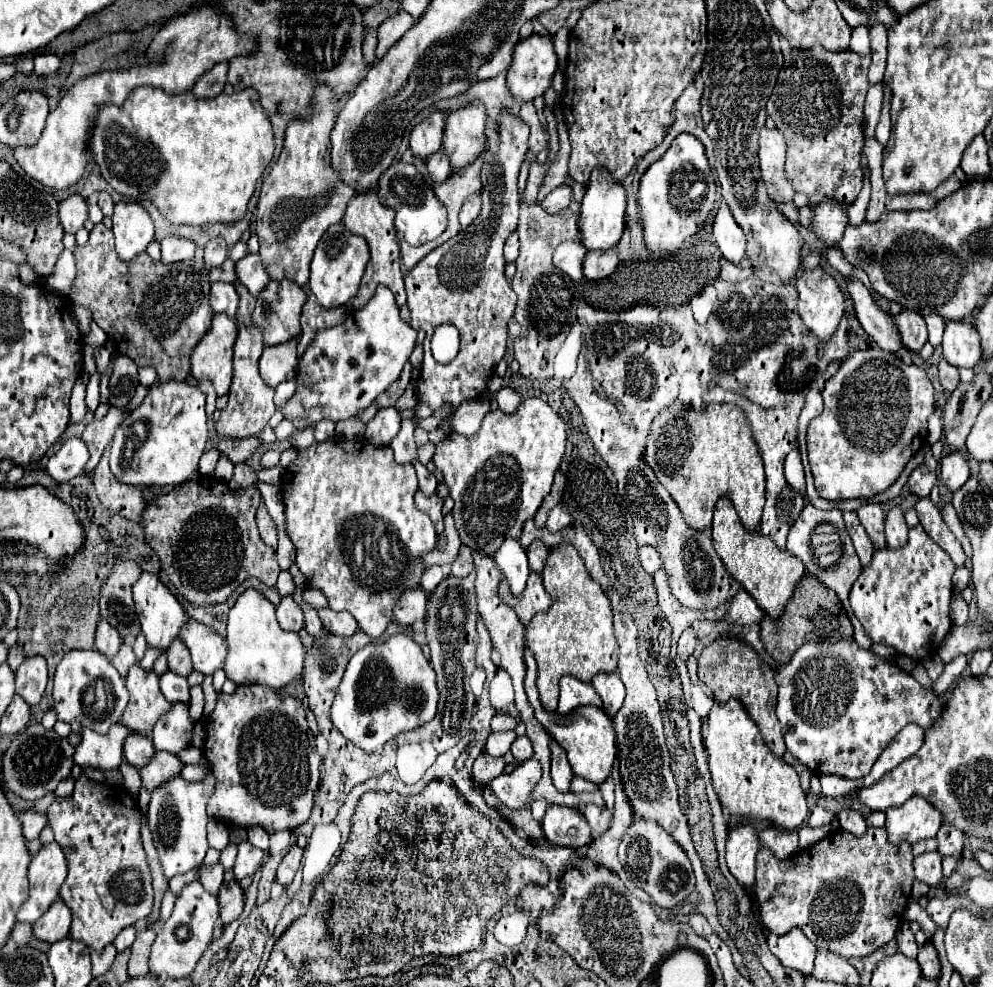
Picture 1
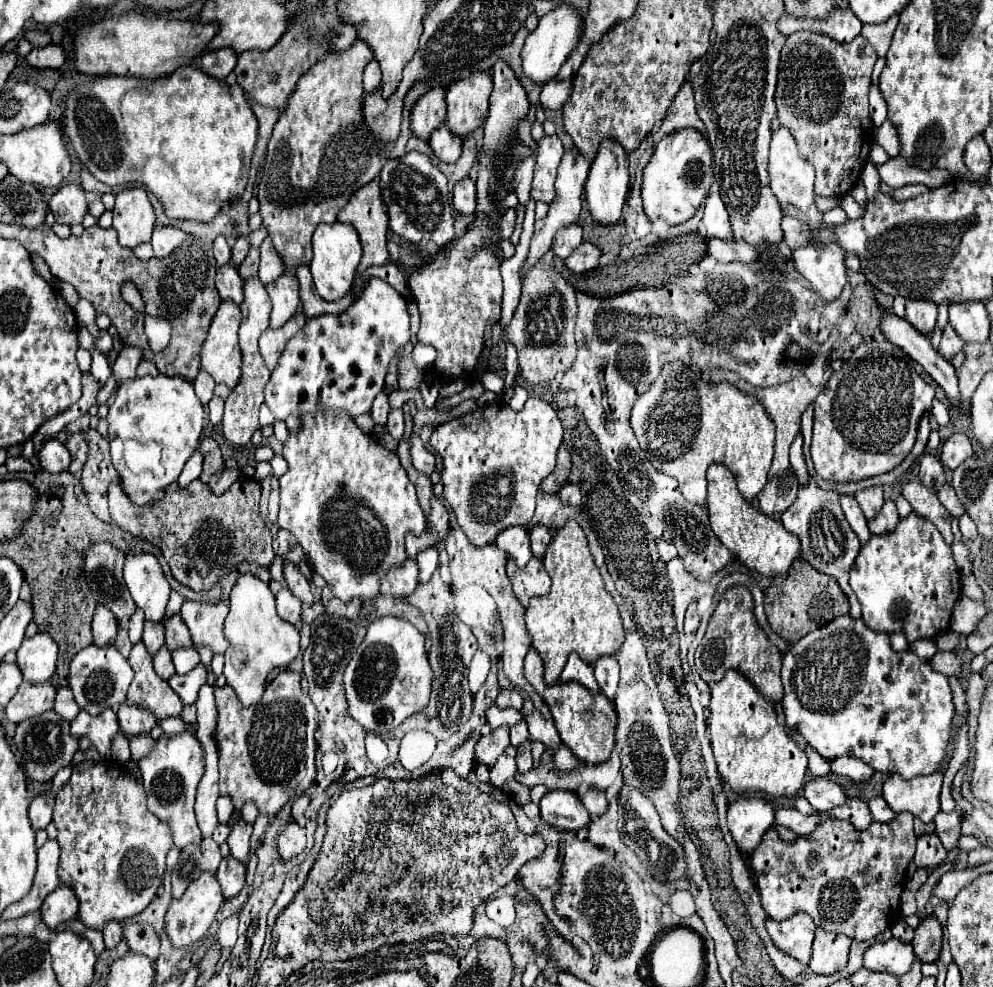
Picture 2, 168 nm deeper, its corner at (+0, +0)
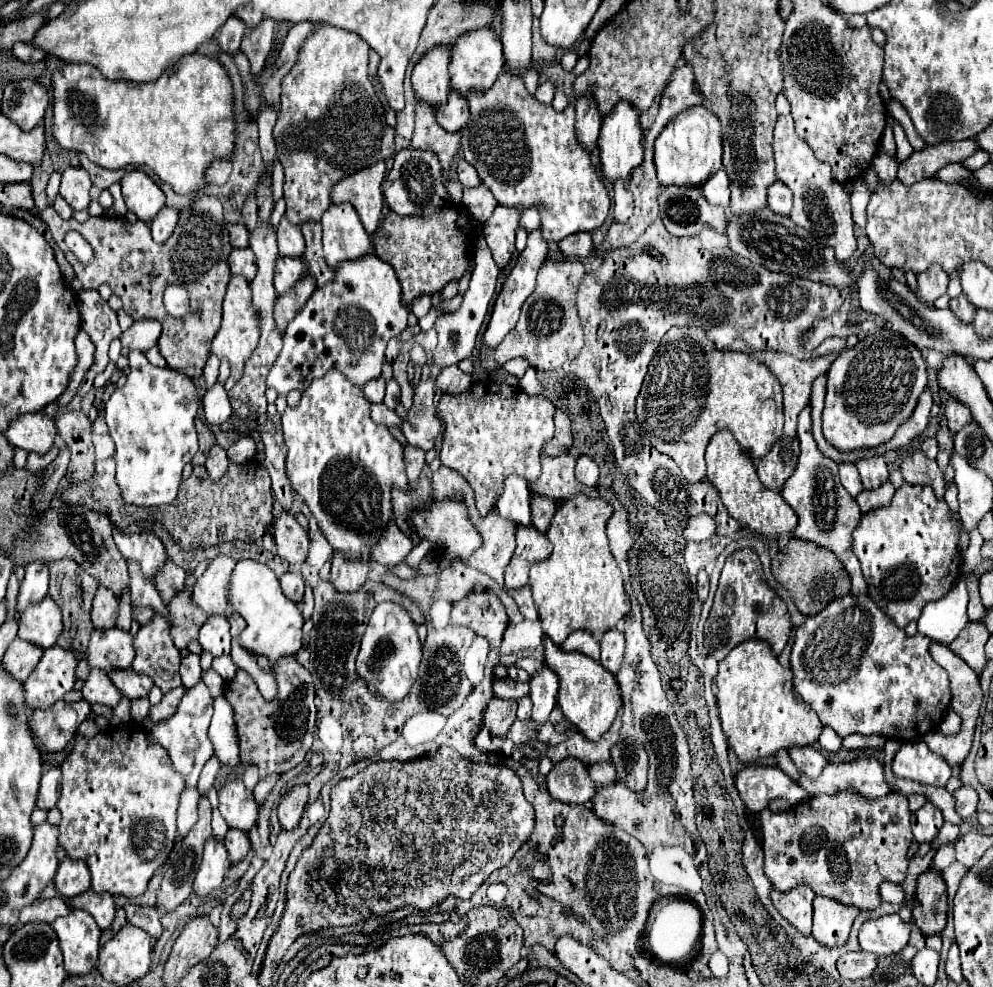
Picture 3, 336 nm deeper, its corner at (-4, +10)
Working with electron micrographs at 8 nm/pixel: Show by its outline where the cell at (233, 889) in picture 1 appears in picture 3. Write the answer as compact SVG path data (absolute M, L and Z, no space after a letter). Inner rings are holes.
M228 829L226 837L224 837L224 845L228 849L228 855L230 855L230 861L232 863L242 861L246 857L246 853L250 851L248 835L242 833L240 829Z

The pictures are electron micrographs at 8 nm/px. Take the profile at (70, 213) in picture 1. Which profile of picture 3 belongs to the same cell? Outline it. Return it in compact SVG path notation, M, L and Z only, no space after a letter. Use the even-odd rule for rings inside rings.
M68 167L62 173L62 183L60 183L60 195L70 203L72 209L88 209L90 203L90 191L92 181L90 175L82 167Z

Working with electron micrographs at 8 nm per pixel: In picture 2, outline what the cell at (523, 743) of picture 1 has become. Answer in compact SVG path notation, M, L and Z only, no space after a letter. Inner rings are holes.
M520 721L516 727L510 729L510 739L512 739L512 745L514 747L520 747L528 741L528 727L524 721Z

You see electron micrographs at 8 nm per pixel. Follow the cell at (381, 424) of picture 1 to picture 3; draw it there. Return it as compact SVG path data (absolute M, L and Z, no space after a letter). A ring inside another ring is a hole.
M378 377L374 381L368 381L362 387L362 393L370 403L380 403L384 399L384 387L386 387L386 381L382 377Z

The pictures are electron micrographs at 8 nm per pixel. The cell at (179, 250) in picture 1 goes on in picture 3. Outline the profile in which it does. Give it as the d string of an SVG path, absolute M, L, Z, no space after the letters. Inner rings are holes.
M164 207L164 209L154 217L154 223L150 225L154 241L164 243L164 241L172 235L176 223L178 223L178 211L172 209L172 207Z

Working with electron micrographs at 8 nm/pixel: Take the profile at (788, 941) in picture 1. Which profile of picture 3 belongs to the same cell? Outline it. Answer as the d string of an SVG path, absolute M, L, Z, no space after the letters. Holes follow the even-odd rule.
M798 885L786 893L772 889L774 907L800 931L812 931L812 899L814 891L808 885Z

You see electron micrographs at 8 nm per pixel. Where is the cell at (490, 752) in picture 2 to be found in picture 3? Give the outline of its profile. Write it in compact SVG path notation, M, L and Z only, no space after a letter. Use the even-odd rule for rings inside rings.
M490 699L484 711L484 725L490 729L492 735L504 737L510 725L516 721L516 705L518 701L504 701L504 699Z

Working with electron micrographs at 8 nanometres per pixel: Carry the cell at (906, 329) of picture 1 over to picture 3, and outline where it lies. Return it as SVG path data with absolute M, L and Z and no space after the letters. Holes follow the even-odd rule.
M932 265L926 269L926 273L918 275L918 297L932 305L940 295L944 295L948 289L948 273L942 269L942 265Z

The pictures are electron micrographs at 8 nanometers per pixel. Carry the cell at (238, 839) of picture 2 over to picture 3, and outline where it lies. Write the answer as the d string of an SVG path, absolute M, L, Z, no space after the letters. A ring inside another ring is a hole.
M230 775L226 783L218 791L220 797L220 813L226 819L226 823L234 829L240 829L244 833L250 831L250 827L256 825L256 815L258 815L258 803L242 783L240 775Z

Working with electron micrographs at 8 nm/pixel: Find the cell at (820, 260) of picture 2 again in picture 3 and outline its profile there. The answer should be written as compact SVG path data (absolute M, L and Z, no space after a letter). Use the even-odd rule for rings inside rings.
M780 115L774 129L774 157L776 157L776 175L786 183L794 193L792 221L810 231L812 237L822 241L822 245L832 247L840 263L848 261L856 251L854 223L850 211L850 193L842 183L834 181L830 165L818 161L814 151L806 141L802 141L794 131L794 121L790 115Z

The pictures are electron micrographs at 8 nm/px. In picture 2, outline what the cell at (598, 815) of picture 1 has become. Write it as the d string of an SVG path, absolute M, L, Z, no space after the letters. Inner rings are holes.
M590 789L590 791L582 797L582 803L584 803L584 807L586 807L586 811L590 813L592 819L596 819L596 817L598 817L602 811L606 811L606 807L608 807L606 795L604 795L604 791L600 791L600 789Z

